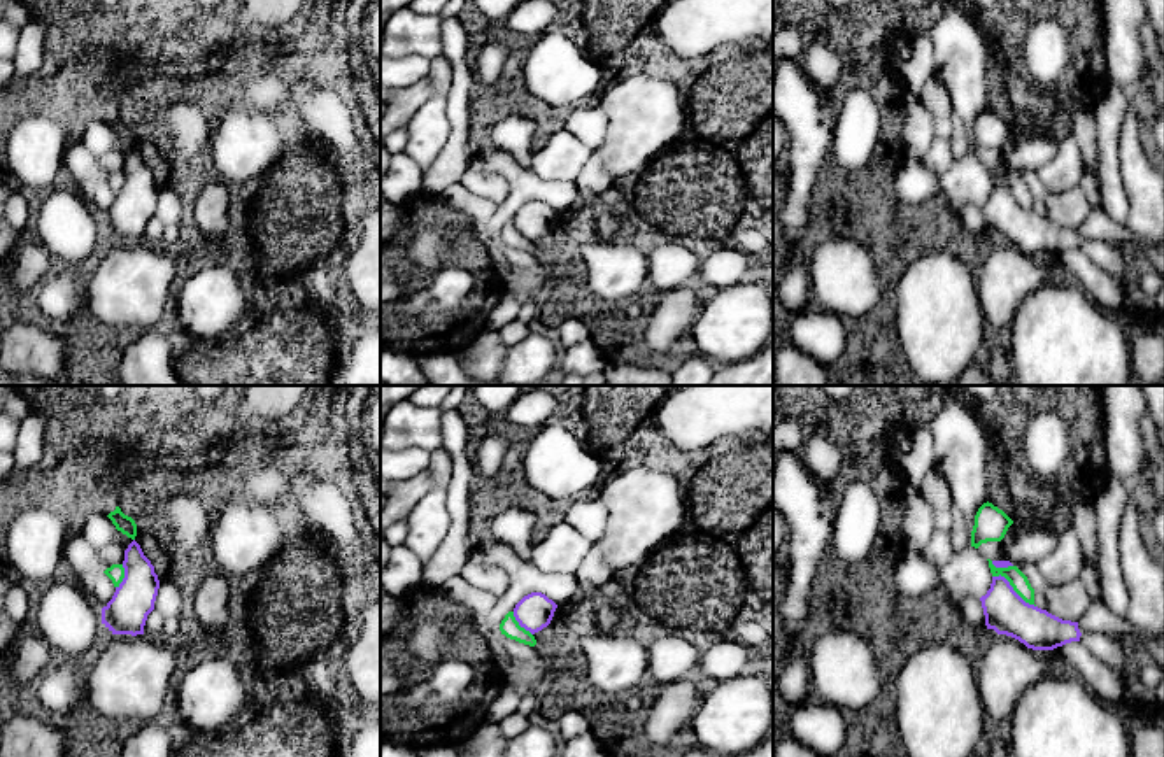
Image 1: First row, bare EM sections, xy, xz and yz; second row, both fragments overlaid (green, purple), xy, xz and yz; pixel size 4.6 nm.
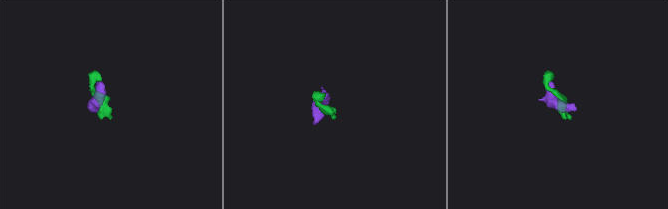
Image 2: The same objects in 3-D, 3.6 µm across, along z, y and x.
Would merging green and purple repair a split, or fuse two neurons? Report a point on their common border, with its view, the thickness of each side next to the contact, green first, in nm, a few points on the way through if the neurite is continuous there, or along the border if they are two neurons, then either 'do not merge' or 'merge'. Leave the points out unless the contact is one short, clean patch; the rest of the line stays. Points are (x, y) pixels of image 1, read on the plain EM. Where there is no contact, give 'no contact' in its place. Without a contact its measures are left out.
yz (1014, 197) | 80/190 nm | do not merge

